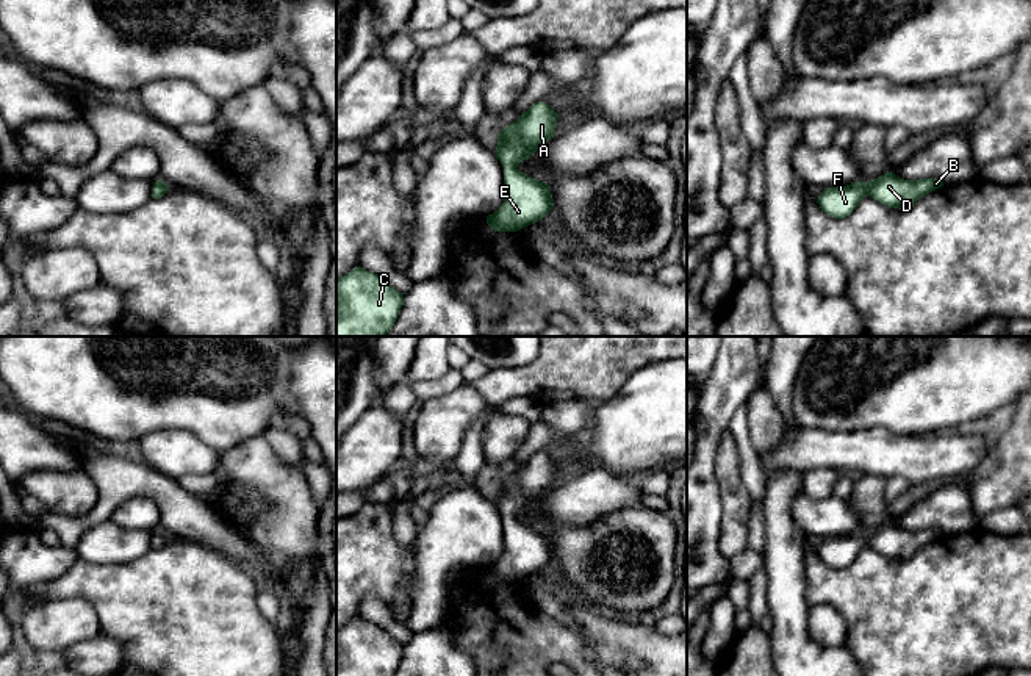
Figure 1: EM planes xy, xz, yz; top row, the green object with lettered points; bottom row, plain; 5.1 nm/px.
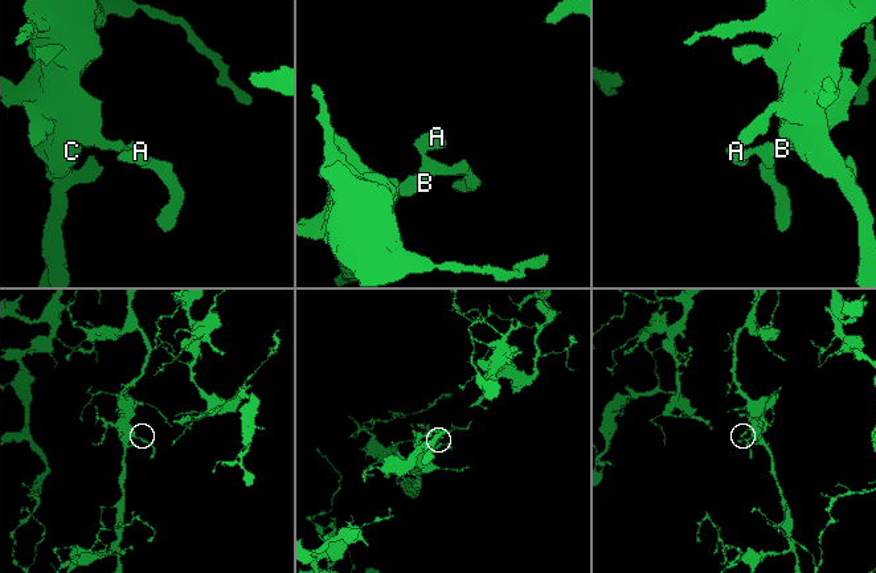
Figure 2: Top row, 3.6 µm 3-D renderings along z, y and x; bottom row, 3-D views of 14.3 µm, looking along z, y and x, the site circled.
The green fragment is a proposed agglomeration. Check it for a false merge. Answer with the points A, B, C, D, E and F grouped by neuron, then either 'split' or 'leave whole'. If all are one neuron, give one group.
A B C D E F | leave whole

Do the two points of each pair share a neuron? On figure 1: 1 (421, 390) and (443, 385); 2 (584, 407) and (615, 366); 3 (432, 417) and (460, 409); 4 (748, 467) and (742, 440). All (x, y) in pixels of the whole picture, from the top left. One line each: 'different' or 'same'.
1: same
2: different
3: same
4: same

